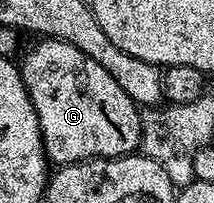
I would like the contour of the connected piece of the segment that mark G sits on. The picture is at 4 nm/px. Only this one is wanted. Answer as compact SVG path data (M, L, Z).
M41 38L19 62L45 145L45 155L58 167L90 158L122 158L141 144L141 113L137 103L111 80L111 75L75 44Z

